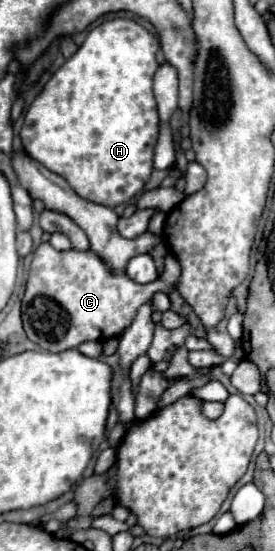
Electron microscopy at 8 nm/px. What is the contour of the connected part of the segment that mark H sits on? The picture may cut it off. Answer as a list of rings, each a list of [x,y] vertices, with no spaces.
[[[111,19],[95,27],[25,113],[19,135],[27,155],[61,175],[87,201],[115,207],[137,195],[153,171],[153,149],[159,135],[157,101],[153,97],[153,75],[159,69],[157,51],[157,37],[131,19]]]

